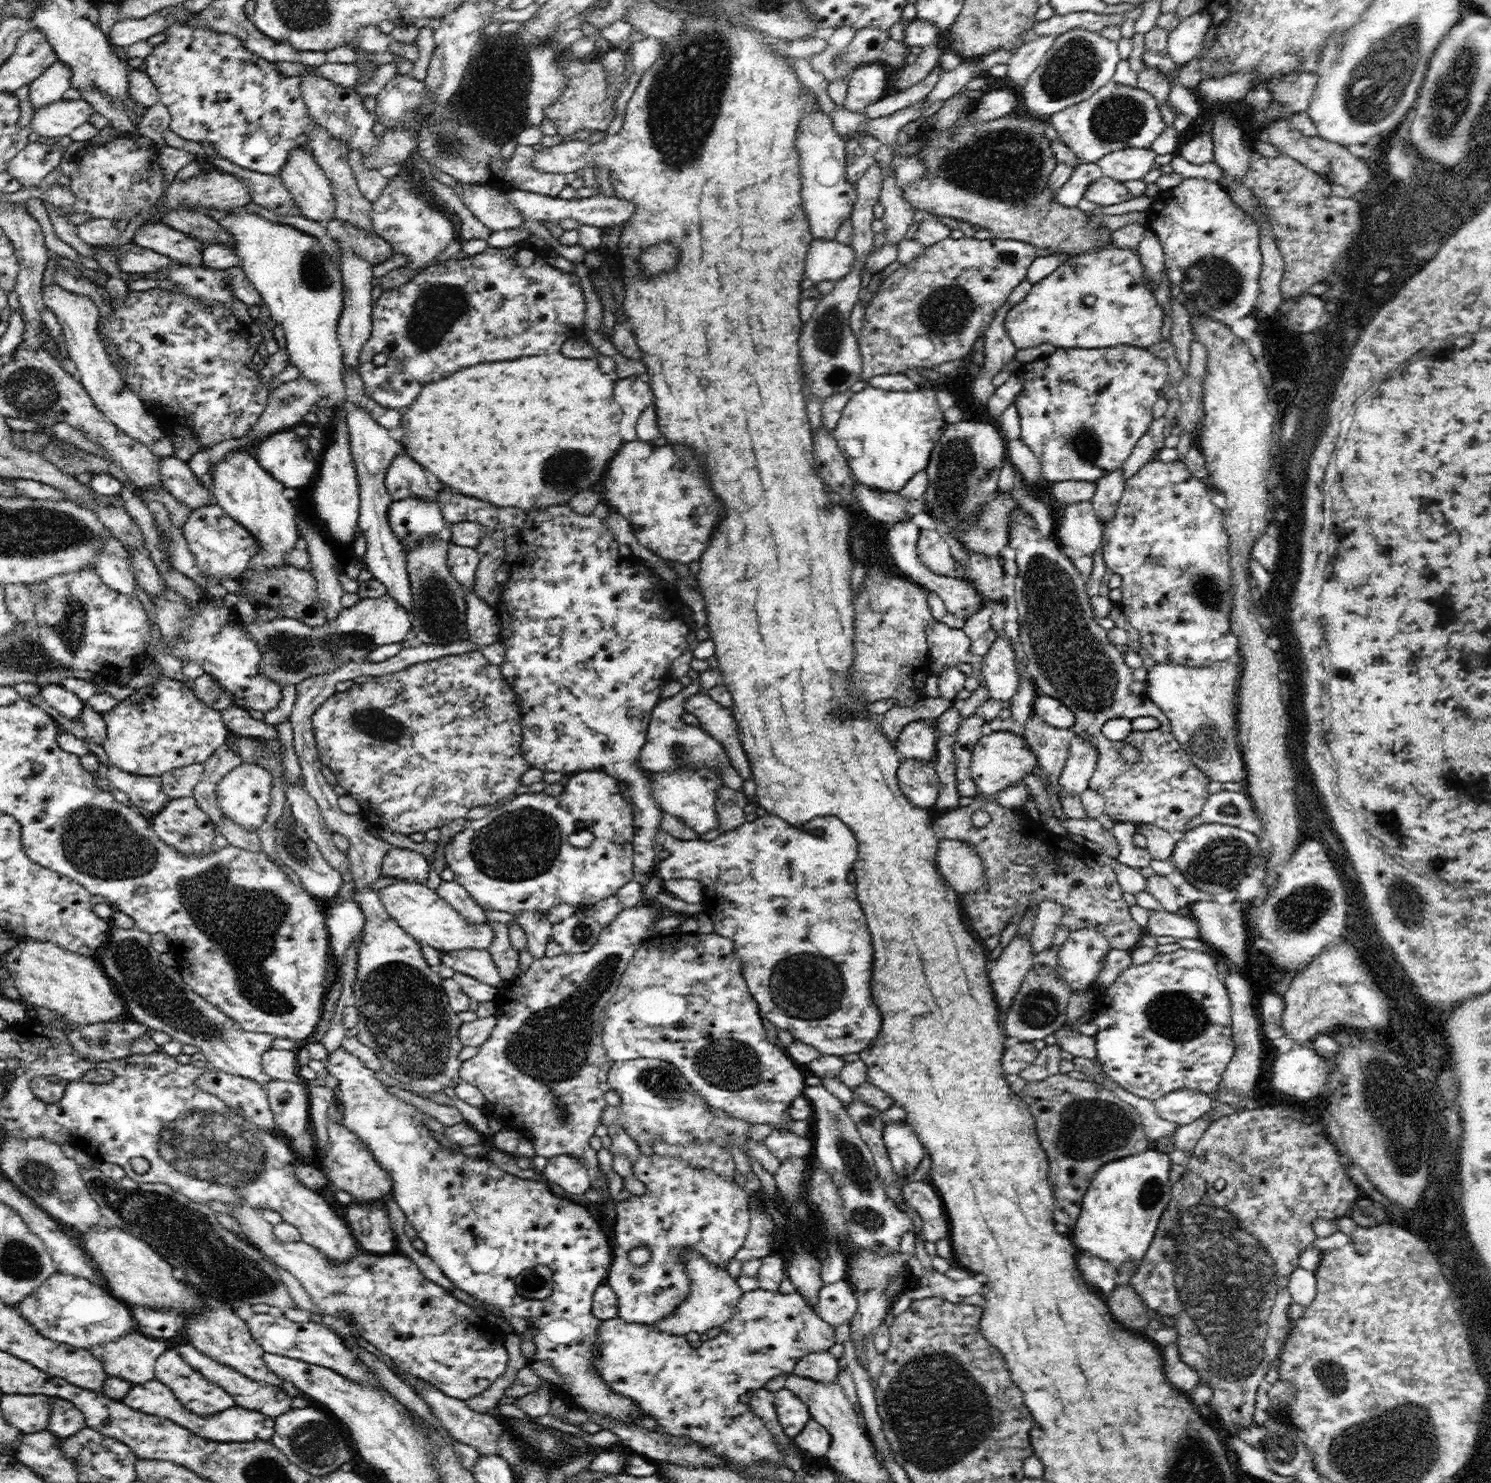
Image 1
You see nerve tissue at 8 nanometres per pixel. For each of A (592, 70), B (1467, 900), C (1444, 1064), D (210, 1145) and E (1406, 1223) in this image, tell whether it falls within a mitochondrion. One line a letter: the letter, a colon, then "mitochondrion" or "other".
A: other
B: other
C: other
D: mitochondrion
E: other

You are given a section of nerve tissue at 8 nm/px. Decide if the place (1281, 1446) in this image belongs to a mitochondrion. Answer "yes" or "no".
yes

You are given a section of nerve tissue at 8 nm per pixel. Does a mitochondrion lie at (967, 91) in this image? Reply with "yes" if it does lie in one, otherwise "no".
no

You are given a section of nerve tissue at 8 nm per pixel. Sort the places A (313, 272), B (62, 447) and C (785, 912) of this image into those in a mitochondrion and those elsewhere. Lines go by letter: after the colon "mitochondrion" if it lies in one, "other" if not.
A: mitochondrion
B: other
C: mitochondrion

